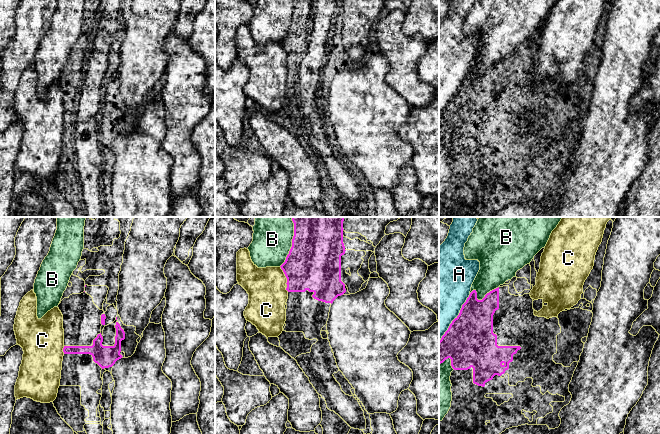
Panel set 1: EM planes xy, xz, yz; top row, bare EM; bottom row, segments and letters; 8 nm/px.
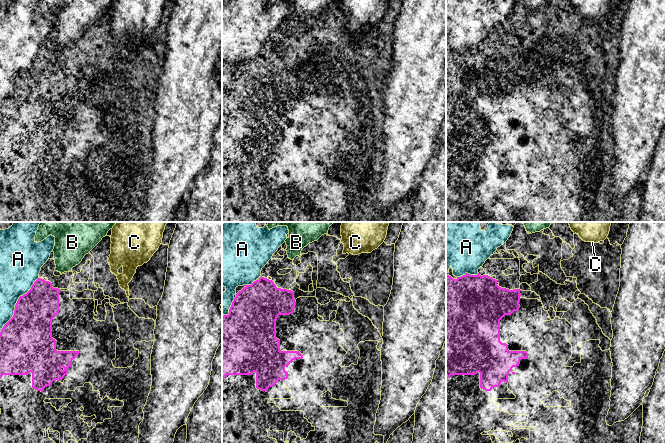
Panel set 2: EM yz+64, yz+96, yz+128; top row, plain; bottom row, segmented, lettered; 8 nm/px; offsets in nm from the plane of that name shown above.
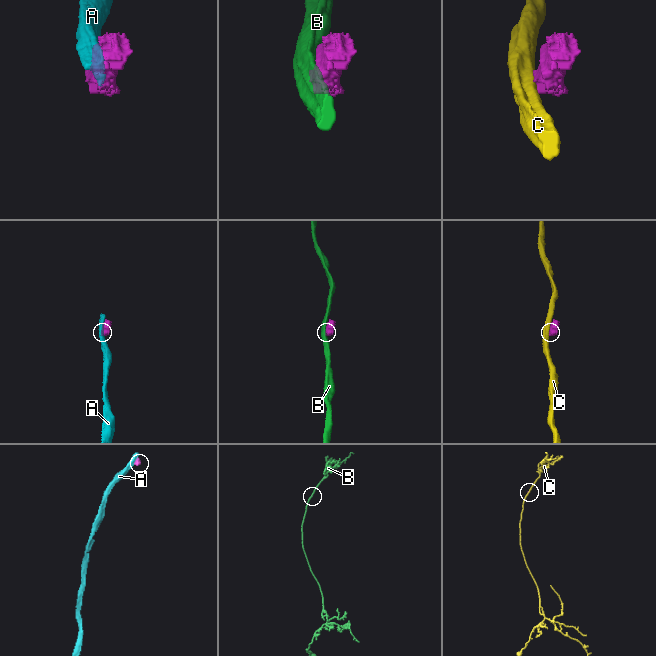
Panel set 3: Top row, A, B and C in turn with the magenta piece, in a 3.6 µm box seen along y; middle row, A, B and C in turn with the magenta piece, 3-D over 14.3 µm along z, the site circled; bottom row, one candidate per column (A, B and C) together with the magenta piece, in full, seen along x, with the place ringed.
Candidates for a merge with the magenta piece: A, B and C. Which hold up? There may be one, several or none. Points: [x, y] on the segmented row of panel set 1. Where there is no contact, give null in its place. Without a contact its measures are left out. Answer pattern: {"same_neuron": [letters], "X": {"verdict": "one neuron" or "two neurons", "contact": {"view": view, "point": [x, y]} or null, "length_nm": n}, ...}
{"same_neuron": [], "A": {"verdict": "two neurons", "contact": {"view": "yz", "point": [457, 317]}, "length_nm": 460}, "B": {"verdict": "two neurons", "contact": {"view": "xz", "point": [292, 242]}, "length_nm": 420}, "C": {"verdict": "two neurons", "contact": {"view": "xz", "point": [285, 275]}, "length_nm": 150}}

